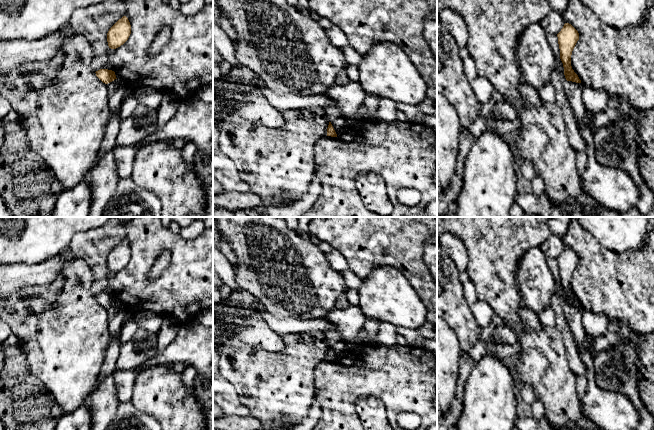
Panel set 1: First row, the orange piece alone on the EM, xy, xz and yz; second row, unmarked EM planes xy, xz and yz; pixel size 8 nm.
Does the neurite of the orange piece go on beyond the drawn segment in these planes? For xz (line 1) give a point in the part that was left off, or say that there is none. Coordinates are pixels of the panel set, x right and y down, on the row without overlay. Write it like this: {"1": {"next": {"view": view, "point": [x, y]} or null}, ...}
{"1": {"next": null}}

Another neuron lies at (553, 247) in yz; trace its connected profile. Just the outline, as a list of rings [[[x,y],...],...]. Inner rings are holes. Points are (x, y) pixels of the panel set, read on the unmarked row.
[[[551,233],[549,238],[544,241],[539,248],[542,250],[546,258],[558,258],[563,252],[565,245],[562,238]]]

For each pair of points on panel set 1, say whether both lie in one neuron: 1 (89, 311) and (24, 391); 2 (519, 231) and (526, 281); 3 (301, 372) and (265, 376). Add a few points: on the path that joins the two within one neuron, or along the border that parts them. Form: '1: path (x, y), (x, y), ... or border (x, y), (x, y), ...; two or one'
1: border (30, 375), (37, 378), (52, 393); two
2: border (538, 246), (531, 247), (521, 257), (516, 279); two
3: path (292, 372), (287, 376), (274, 376); one

